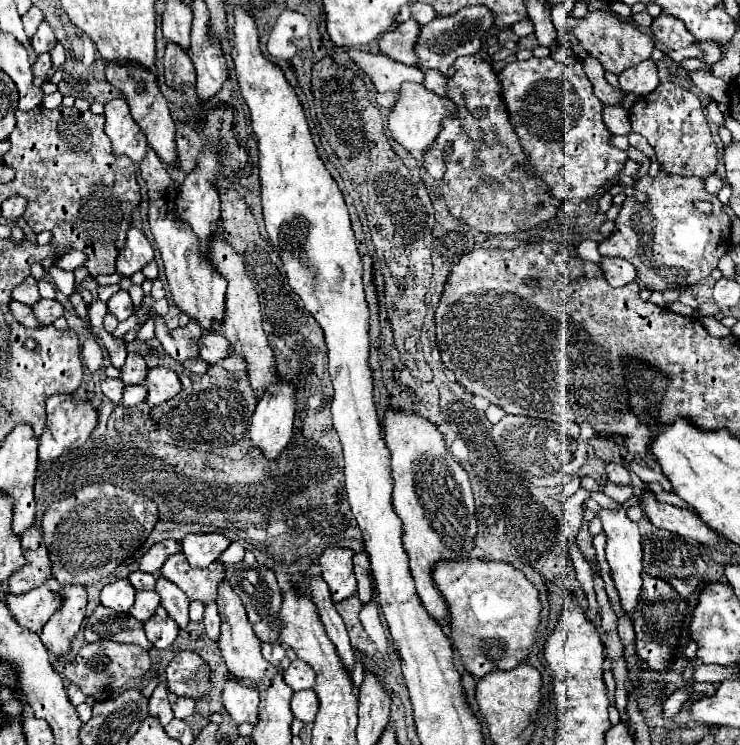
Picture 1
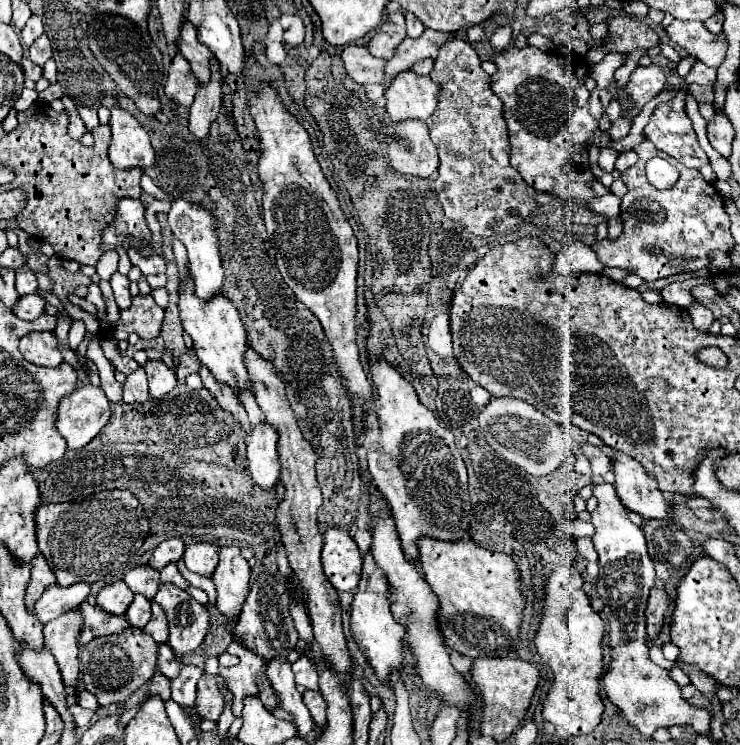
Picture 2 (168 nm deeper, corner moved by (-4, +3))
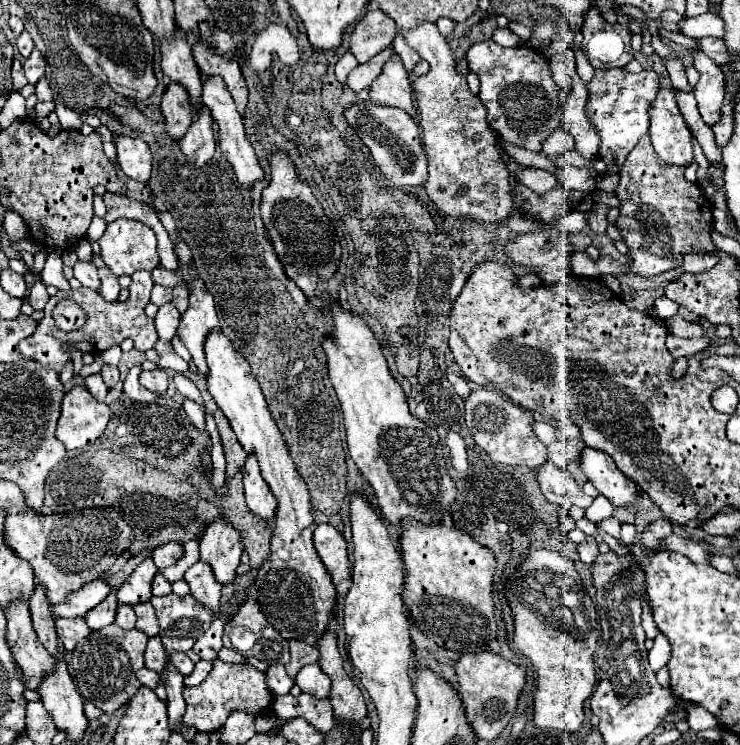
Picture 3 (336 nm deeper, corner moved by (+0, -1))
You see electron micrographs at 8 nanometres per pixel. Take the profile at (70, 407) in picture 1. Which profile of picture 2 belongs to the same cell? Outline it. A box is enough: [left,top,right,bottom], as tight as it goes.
[56,384,110,448]

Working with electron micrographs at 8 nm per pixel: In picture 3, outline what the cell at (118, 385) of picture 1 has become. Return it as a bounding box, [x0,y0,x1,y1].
[84,374,108,402]

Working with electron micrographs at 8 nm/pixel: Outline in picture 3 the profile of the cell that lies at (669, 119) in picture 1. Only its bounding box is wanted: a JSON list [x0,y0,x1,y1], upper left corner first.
[650,88,694,166]

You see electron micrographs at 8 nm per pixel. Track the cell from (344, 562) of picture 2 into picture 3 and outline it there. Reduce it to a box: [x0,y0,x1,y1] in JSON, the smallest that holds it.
[314,524,350,584]

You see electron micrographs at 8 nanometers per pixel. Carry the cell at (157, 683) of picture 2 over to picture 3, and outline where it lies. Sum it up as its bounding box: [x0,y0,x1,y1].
[138,668,160,690]

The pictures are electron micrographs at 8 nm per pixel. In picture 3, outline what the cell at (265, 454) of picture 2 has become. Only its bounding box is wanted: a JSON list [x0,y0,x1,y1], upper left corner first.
[242,454,276,520]

